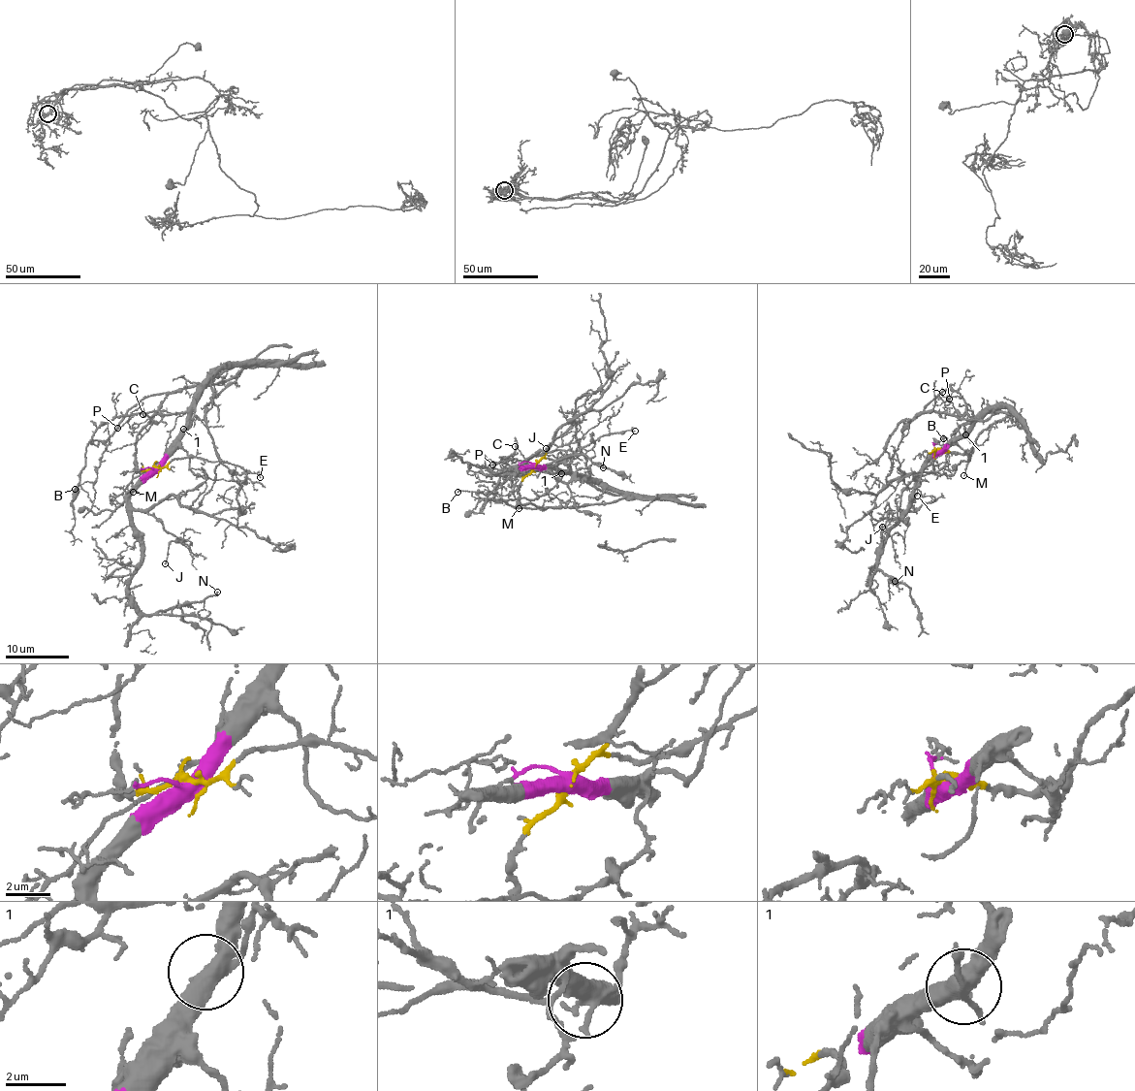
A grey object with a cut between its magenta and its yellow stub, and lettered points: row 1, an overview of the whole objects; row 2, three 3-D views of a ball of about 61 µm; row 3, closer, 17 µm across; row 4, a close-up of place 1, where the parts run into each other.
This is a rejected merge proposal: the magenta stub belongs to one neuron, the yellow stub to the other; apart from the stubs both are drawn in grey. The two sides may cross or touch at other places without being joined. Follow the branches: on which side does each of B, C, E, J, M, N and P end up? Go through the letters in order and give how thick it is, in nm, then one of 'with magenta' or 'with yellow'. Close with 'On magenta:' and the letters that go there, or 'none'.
B: 140 nm thick; with yellow
C: 100 nm thick; with magenta
E: 80 nm thick; with yellow
J: 130 nm thick; with magenta
M: 100 nm thick; with yellow
N: 200 nm thick; with magenta
P: 90 nm thick; with magenta
On magenta: C, J, N, P

